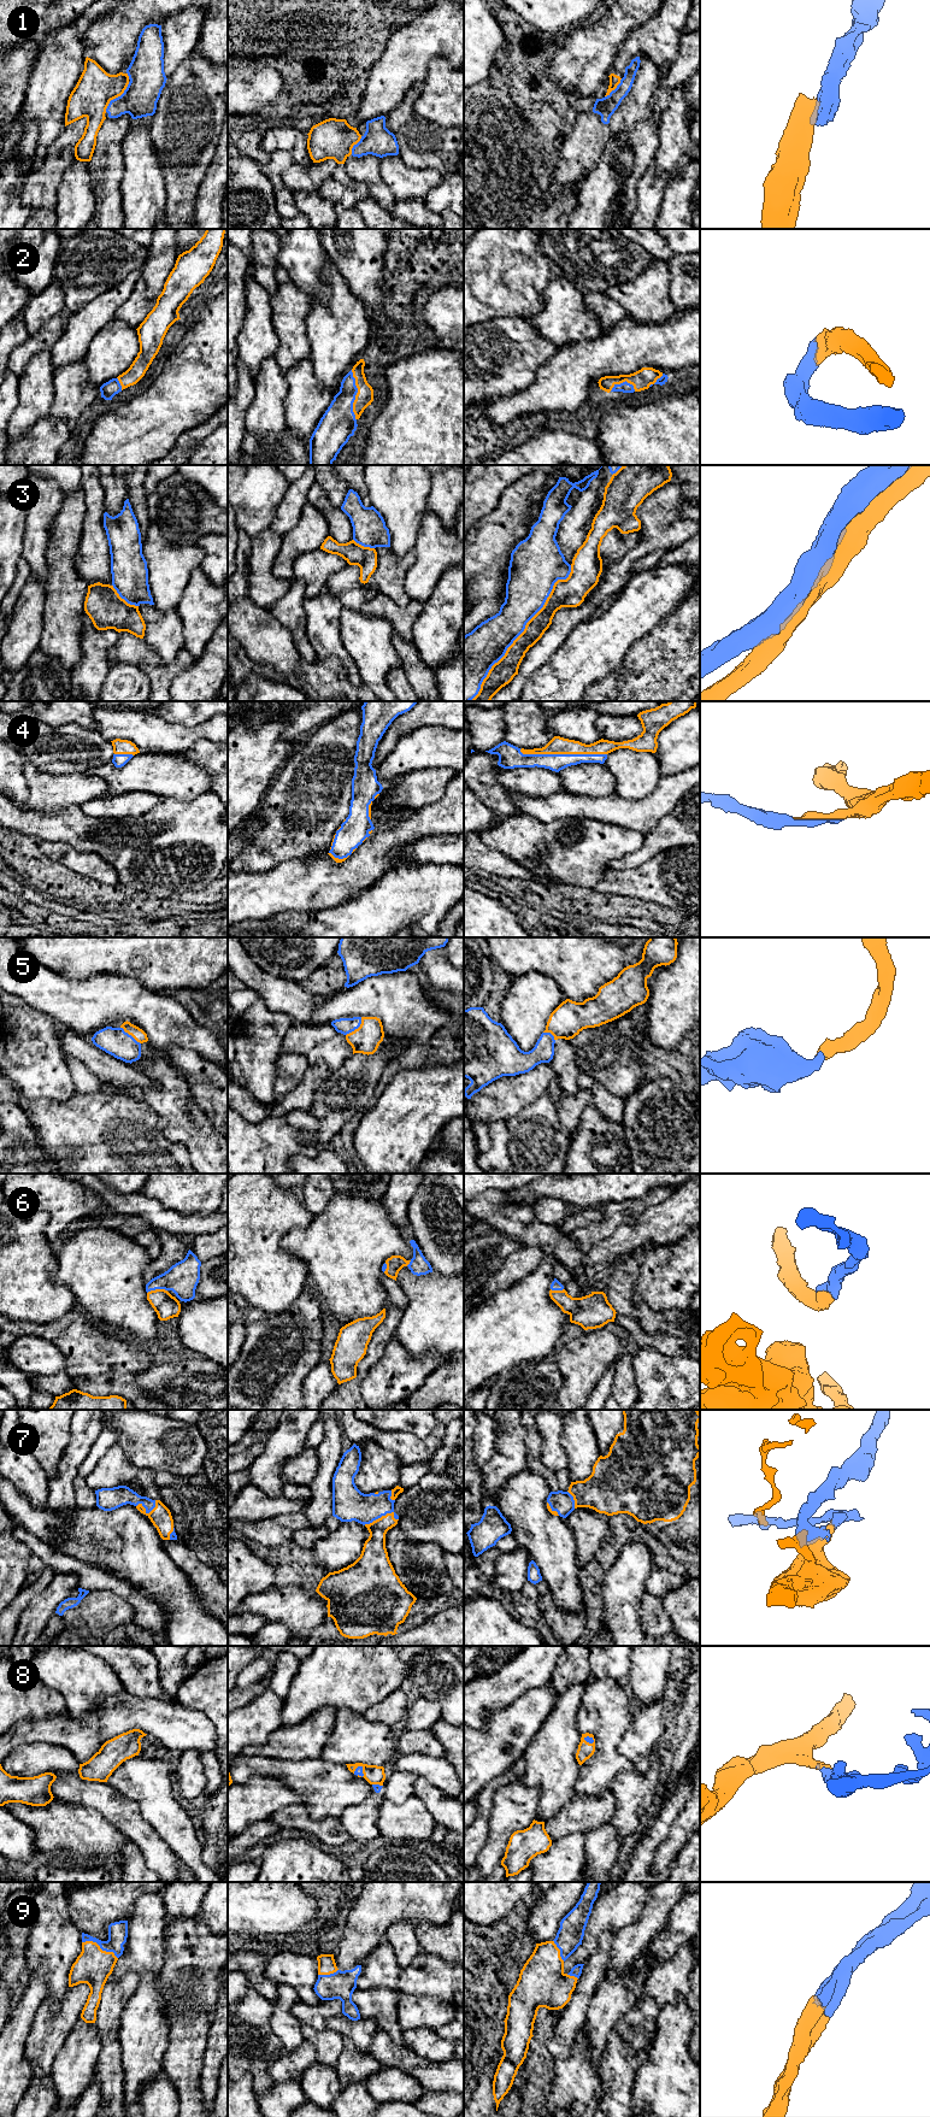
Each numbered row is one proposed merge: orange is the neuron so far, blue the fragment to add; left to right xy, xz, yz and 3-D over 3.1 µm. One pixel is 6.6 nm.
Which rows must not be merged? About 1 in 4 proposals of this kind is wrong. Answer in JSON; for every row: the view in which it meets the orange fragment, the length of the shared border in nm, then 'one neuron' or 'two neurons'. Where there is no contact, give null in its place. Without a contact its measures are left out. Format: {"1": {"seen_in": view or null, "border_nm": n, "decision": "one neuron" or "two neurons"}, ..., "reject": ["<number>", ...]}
{"1": {"seen_in": "xy", "border_nm": 260, "decision": "two neurons"}, "2": {"seen_in": "xz", "border_nm": 340, "decision": "one neuron"}, "3": {"seen_in": "yz", "border_nm": 1150, "decision": "two neurons"}, "4": {"seen_in": "yz", "border_nm": 600, "decision": "one neuron"}, "5": {"seen_in": "xz", "border_nm": 170, "decision": "one neuron"}, "6": {"seen_in": "xy", "border_nm": 140, "decision": "one neuron"}, "7": {"seen_in": "xz", "border_nm": 240, "decision": "one neuron"}, "8": {"seen_in": "xz", "border_nm": 90, "decision": "one neuron"}, "9": {"seen_in": "xy", "border_nm": 260, "decision": "one neuron"}, "reject": ["1", "3"]}

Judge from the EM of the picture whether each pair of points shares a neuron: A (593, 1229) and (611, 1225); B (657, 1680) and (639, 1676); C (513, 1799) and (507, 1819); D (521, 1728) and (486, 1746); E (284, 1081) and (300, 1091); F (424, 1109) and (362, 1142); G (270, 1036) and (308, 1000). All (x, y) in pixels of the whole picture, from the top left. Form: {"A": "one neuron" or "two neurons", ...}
{"A": "one neuron", "B": "one neuron", "C": "one neuron", "D": "one neuron", "E": "two neurons", "F": "one neuron", "G": "two neurons"}

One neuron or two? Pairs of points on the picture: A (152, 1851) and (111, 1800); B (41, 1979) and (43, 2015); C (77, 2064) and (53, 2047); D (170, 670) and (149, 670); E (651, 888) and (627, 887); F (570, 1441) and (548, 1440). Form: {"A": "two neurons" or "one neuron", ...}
{"A": "one neuron", "B": "two neurons", "C": "two neurons", "D": "one neuron", "E": "one neuron", "F": "two neurons"}

